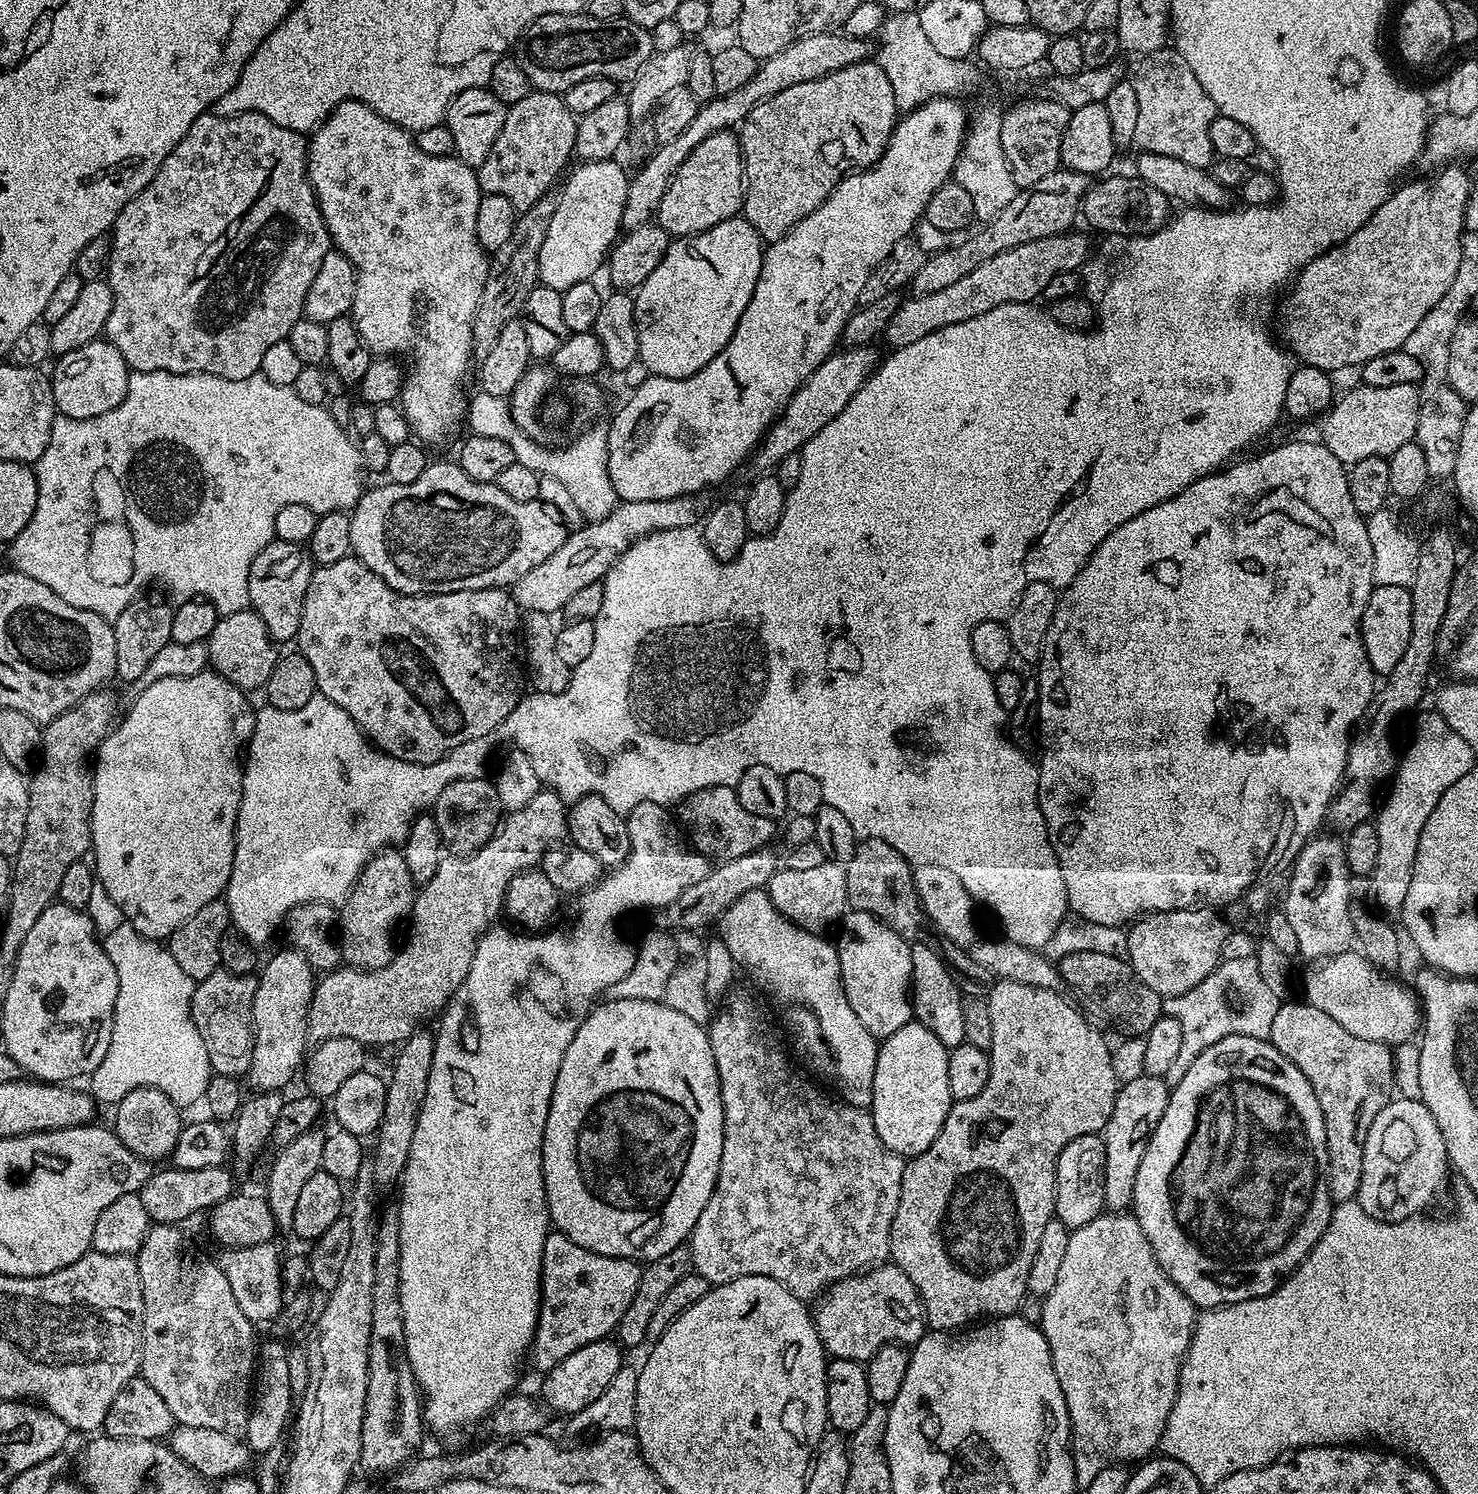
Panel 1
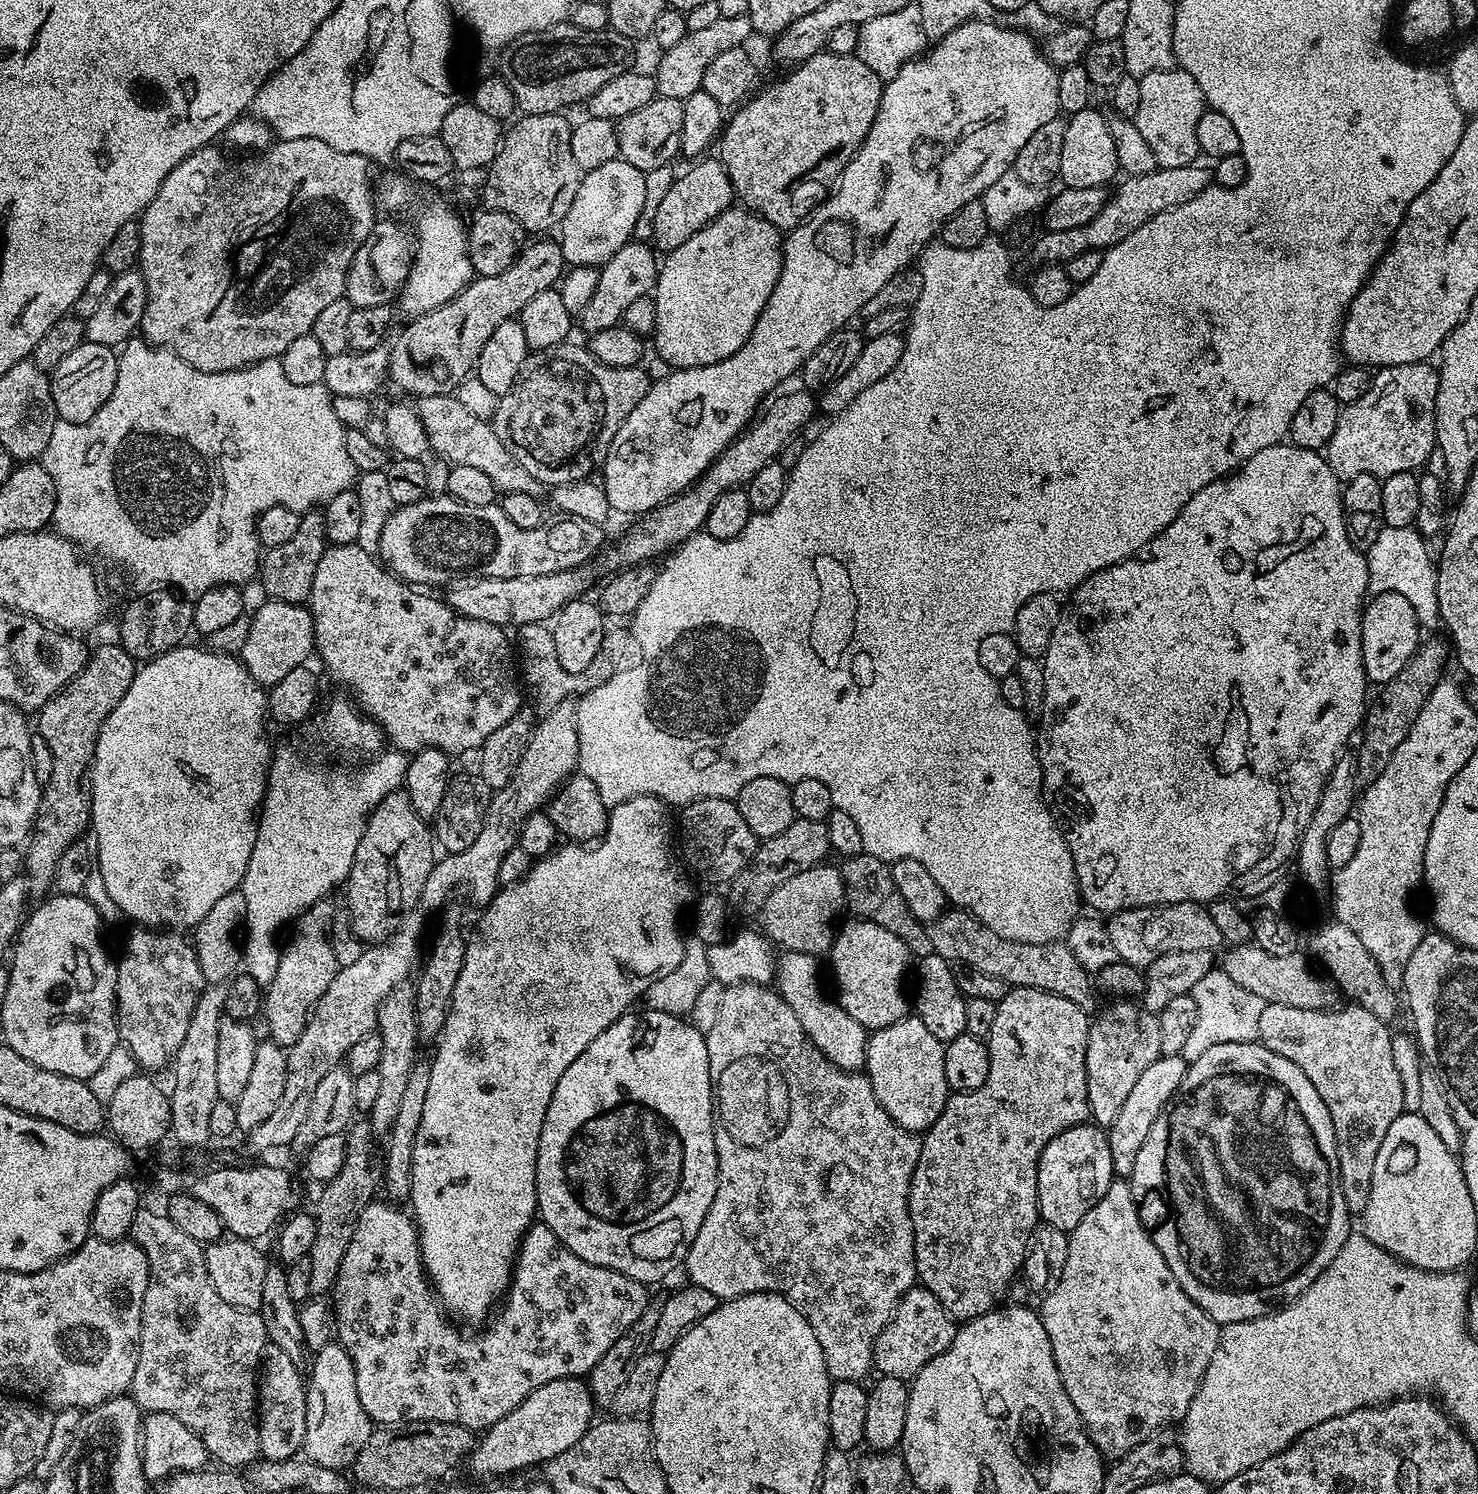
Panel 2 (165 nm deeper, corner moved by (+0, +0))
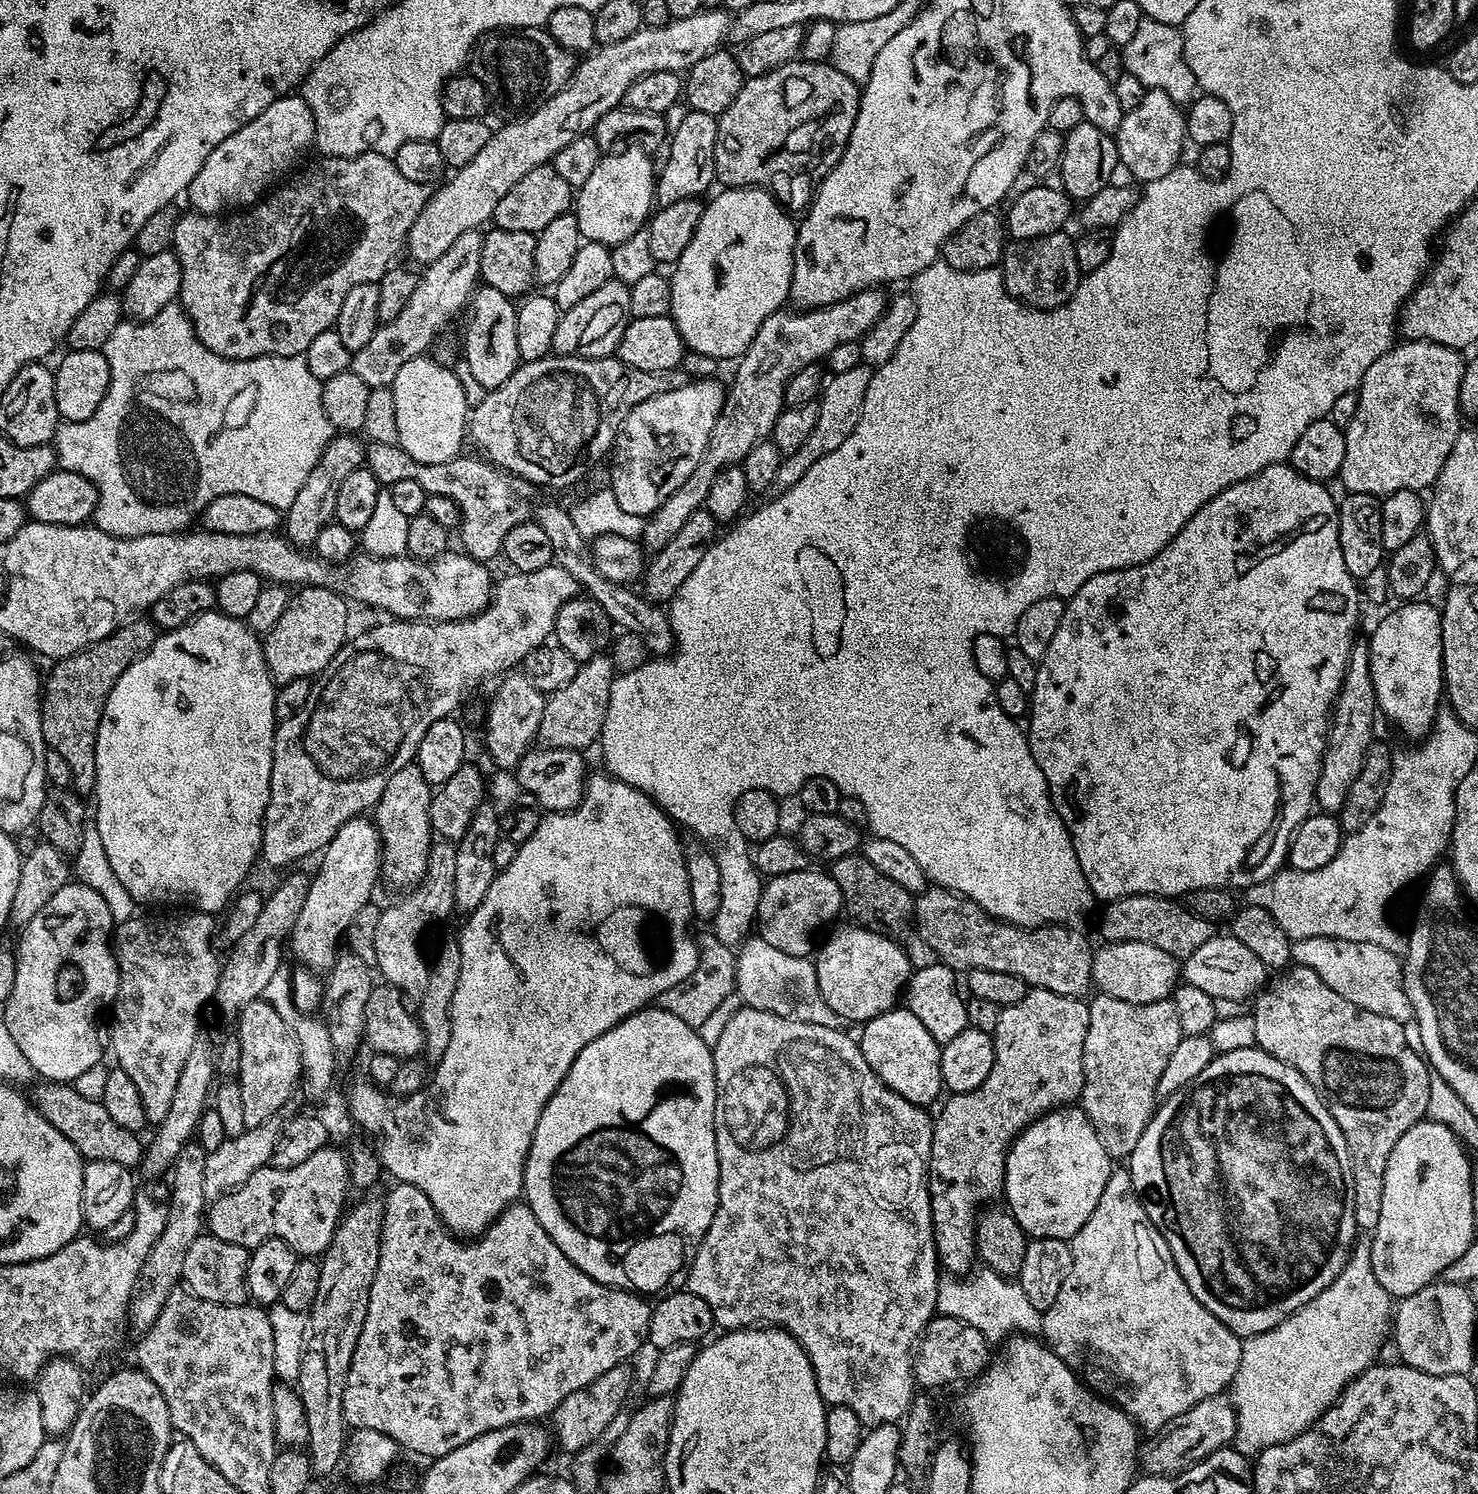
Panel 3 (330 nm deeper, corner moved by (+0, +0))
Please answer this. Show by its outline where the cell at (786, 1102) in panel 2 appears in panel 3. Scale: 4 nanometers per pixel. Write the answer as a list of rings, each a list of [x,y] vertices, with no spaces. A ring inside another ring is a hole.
[[[741,1006],[734,1014],[734,1018],[730,1018],[730,1022],[726,1022],[721,1037],[718,1038],[716,1044],[711,1045],[711,1049],[714,1058],[714,1078],[716,1079],[716,1149],[718,1150],[718,1174],[720,1175],[718,1178],[718,1206],[714,1210],[714,1222],[710,1222],[710,1230],[706,1230],[706,1234],[694,1254],[694,1262],[688,1268],[687,1291],[698,1294],[698,1298],[702,1298],[702,1302],[706,1302],[706,1306],[710,1306],[710,1314],[717,1329],[775,1326],[790,1333],[803,1346],[810,1358],[810,1366],[814,1370],[814,1378],[818,1382],[818,1390],[825,1405],[837,1404],[854,1410],[854,1414],[858,1414],[860,1423],[865,1426],[894,1424],[903,1421],[918,1388],[916,1378],[912,1374],[914,1349],[920,1337],[924,1335],[924,1327],[931,1322],[933,1316],[937,1315],[936,1299],[939,1297],[939,1284],[942,1279],[940,1261],[936,1258],[936,1243],[932,1229],[932,1203],[928,1193],[928,1163],[932,1149],[932,1125],[934,1123],[929,1109],[906,1102],[906,1098],[902,1098],[902,1094],[894,1094],[894,1090],[890,1090],[890,1086],[886,1086],[882,1082],[882,1078],[878,1078],[878,1074],[874,1074],[874,1070],[870,1070],[870,1062],[866,1062],[859,1043],[853,1037],[851,1040],[840,1028],[814,1026],[810,1022],[794,1022],[790,1018],[782,1018],[778,1014]]]

